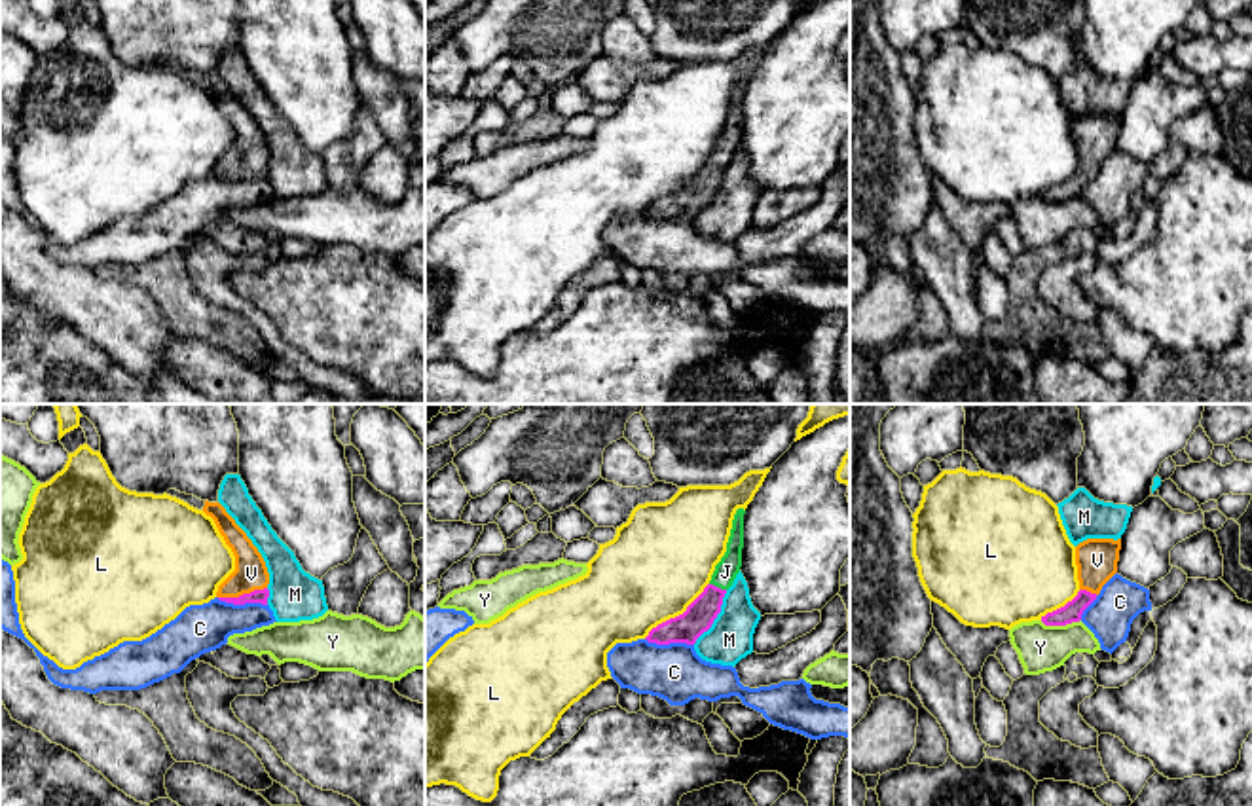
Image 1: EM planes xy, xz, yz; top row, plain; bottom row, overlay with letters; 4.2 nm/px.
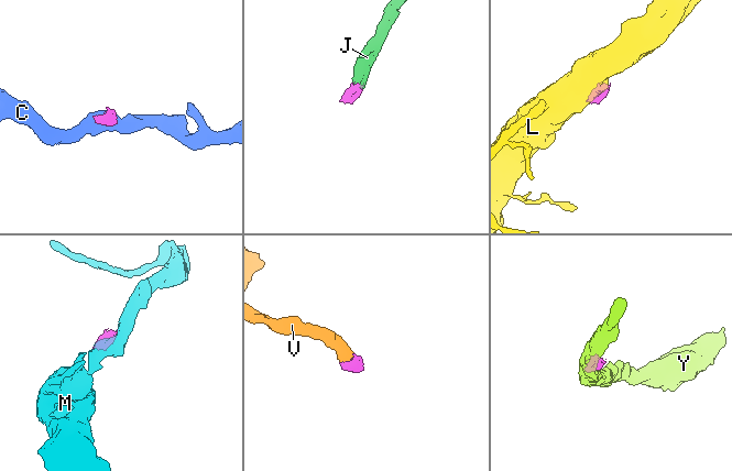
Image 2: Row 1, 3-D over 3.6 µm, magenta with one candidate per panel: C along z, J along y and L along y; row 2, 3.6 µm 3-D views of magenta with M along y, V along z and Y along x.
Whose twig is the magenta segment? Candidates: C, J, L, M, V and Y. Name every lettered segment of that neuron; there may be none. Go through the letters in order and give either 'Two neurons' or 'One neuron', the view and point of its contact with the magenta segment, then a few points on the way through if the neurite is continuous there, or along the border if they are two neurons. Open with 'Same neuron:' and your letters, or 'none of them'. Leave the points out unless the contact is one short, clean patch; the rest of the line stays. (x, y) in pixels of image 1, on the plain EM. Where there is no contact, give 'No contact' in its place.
Same neuron: J, V
C: Two neurons. Touches magenta at xy (241, 179). Boundary: xy (217, 173), (228, 179), (266, 181)
J: One neuron. Touches magenta at xz (716, 162). Path across: xz (699, 192), (716, 162), (725, 146)
L: Two neurons. Touches magenta at xz (680, 190). Boundary: xz (708, 158), (681, 188), (659, 198), (644, 213)
M: Two neurons. Touches magenta at xz (716, 192). Boundary: xz (727, 165), (721, 186), (693, 219)
V: One neuron. Touches magenta at xy (243, 169). Path across: xy (258, 171), (243, 169), (251, 148)
Y: Two neurons. Touches magenta at yz (1059, 200). Boundary: yz (1080, 194), (1068, 200), (1044, 200), (1040, 196)

